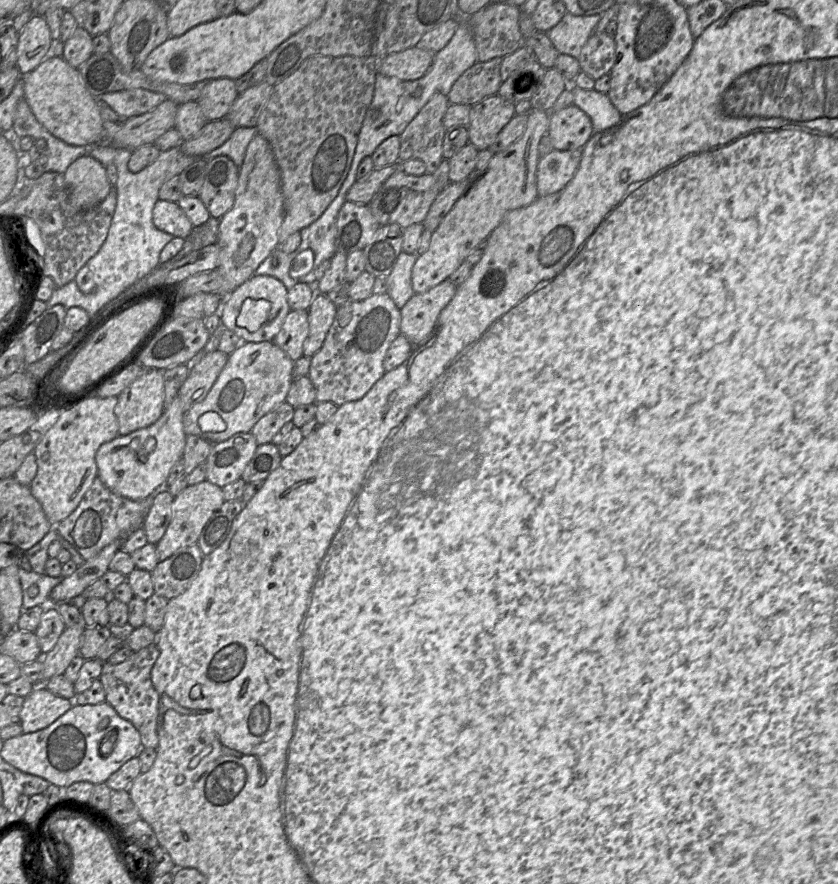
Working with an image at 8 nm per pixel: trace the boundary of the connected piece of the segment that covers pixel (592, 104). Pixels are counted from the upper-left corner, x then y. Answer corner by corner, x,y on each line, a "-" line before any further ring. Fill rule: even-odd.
573,85
572,92
574,104
590,117
594,132
607,130
621,121
623,115
613,105
608,93

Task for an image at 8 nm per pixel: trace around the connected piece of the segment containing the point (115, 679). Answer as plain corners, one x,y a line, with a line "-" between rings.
152,643
134,651
125,661
119,664
104,662
99,677
105,693
105,702
110,704
120,717
134,725
140,734
143,748
156,749
158,746
159,694
153,686
151,671
159,654
157,644

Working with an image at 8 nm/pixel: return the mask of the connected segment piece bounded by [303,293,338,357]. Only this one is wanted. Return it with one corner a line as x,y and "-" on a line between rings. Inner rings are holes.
317,293
309,309
309,335
303,345
303,354
313,357
322,347
336,317
338,307
326,296

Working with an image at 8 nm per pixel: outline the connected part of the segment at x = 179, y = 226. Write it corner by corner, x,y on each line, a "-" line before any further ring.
158,200
153,209
153,223
173,237
186,239
194,228
177,202

